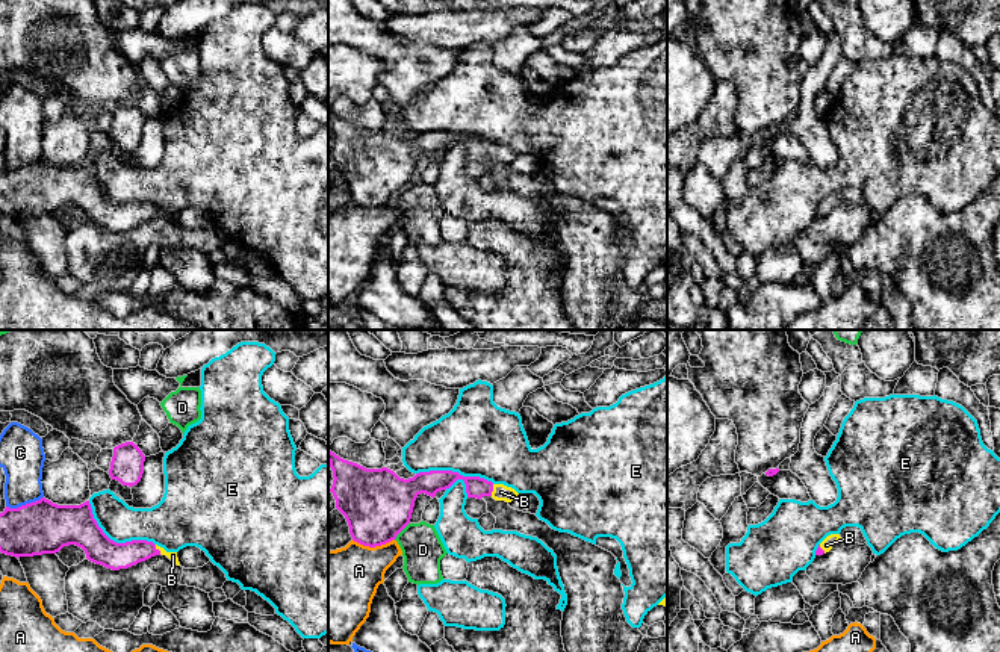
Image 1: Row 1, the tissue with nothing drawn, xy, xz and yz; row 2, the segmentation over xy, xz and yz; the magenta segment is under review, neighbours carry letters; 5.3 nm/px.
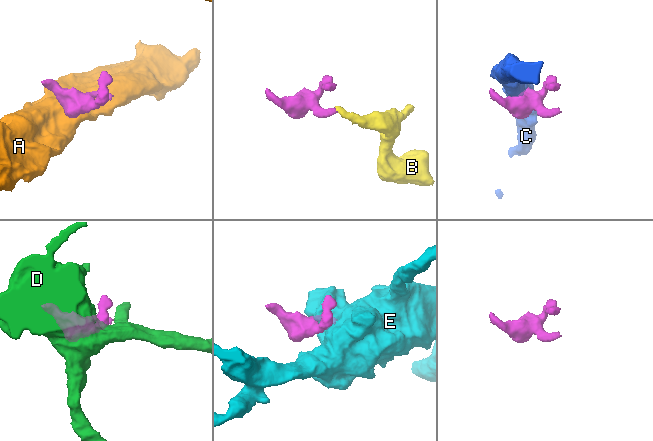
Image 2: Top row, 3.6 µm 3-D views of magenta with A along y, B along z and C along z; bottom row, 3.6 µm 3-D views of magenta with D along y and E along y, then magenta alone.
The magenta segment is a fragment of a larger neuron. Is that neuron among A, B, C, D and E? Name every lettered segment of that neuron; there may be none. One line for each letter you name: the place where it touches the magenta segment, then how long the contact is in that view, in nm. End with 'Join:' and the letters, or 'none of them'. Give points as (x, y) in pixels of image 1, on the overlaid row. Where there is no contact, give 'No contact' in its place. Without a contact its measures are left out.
B: Touches magenta at xz (492, 490). Shared border 70 nm
Join: B

